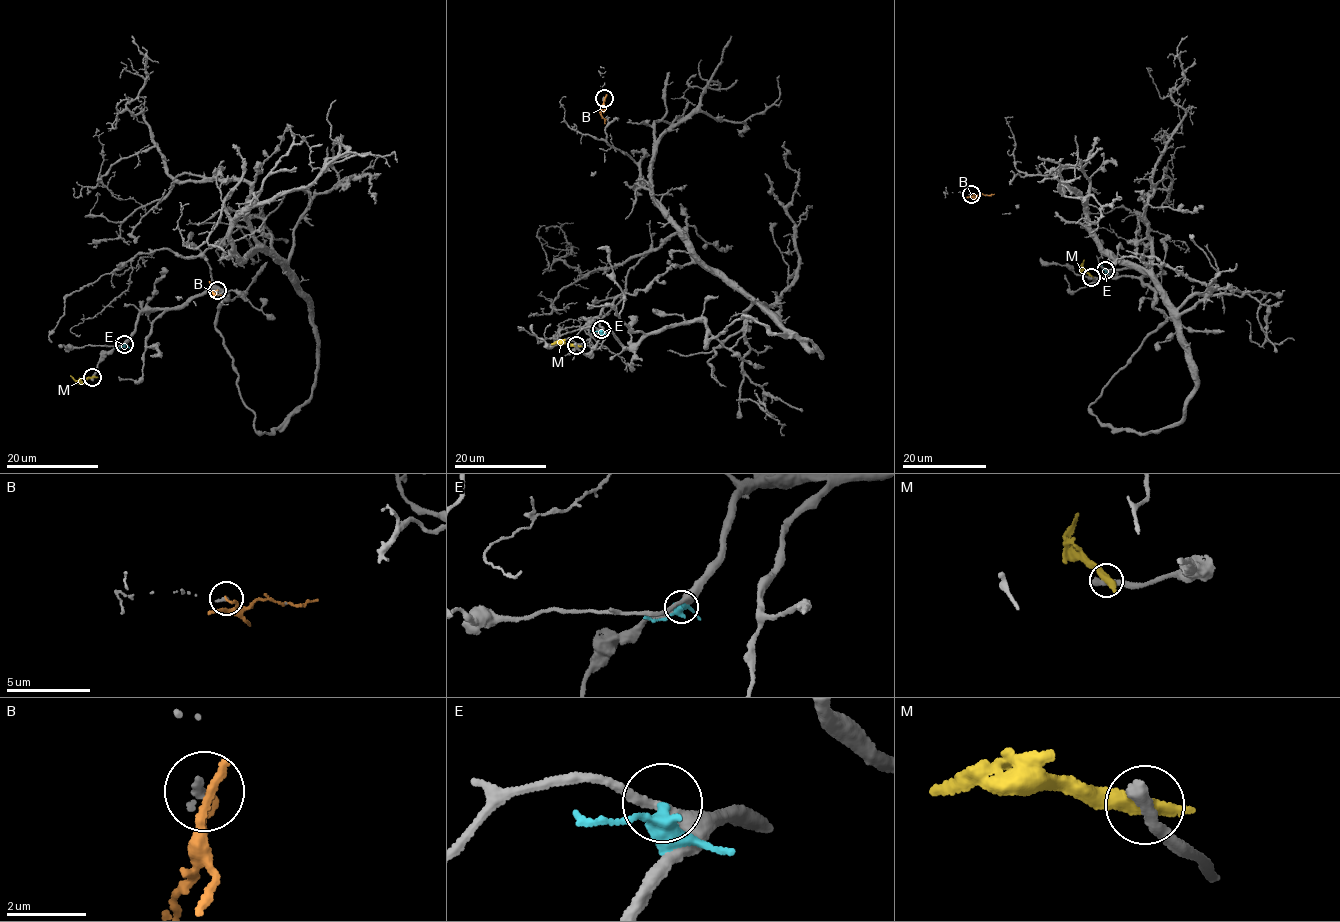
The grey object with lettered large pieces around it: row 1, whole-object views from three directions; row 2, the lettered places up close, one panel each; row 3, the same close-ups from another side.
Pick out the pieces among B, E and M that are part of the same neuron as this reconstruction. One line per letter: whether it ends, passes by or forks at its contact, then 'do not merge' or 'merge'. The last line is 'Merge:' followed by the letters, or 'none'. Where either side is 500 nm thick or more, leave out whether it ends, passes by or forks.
B: it ends | do not merge
E: it forks | do not merge
M: do not merge
Merge: none

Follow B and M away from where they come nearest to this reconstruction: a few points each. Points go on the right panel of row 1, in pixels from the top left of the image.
B: (971, 194), (994, 194)
M: (1091, 276), (1083, 267), (1084, 260)

